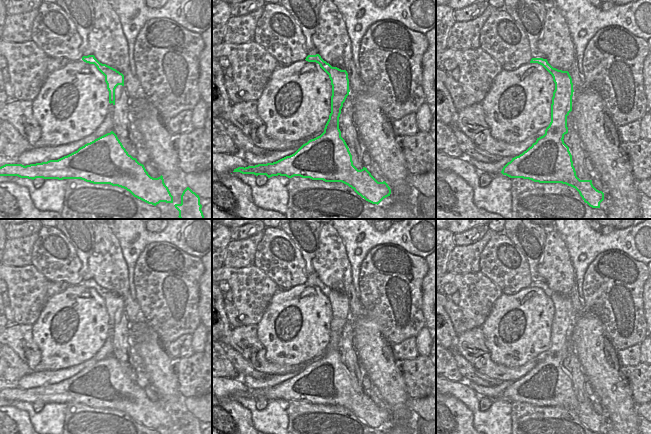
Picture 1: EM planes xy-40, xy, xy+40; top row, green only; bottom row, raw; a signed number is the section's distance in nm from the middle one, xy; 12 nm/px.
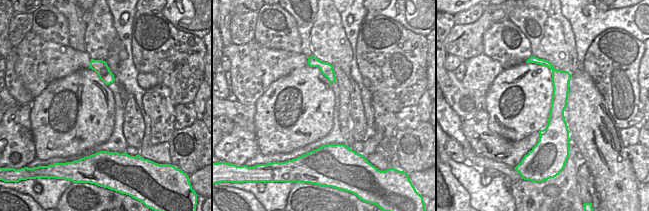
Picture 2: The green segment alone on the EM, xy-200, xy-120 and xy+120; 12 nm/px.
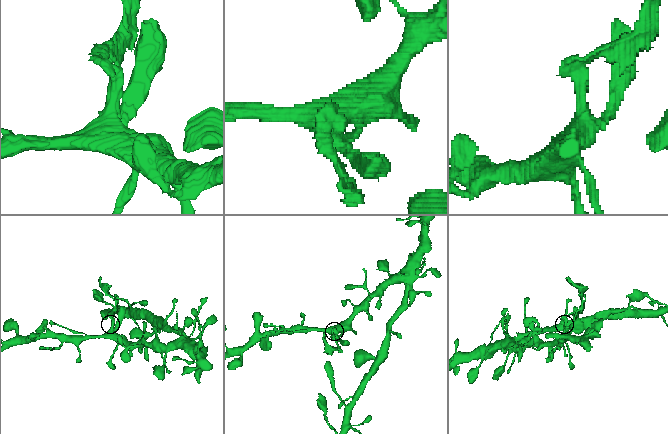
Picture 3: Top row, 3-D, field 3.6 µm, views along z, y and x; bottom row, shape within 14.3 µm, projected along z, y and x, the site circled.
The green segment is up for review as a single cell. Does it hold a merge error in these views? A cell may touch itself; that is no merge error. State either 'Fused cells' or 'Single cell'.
Fused cells.

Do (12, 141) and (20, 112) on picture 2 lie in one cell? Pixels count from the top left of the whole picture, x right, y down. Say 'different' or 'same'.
same

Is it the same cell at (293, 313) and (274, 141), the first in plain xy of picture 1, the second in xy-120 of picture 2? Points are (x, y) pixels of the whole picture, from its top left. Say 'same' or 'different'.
same

